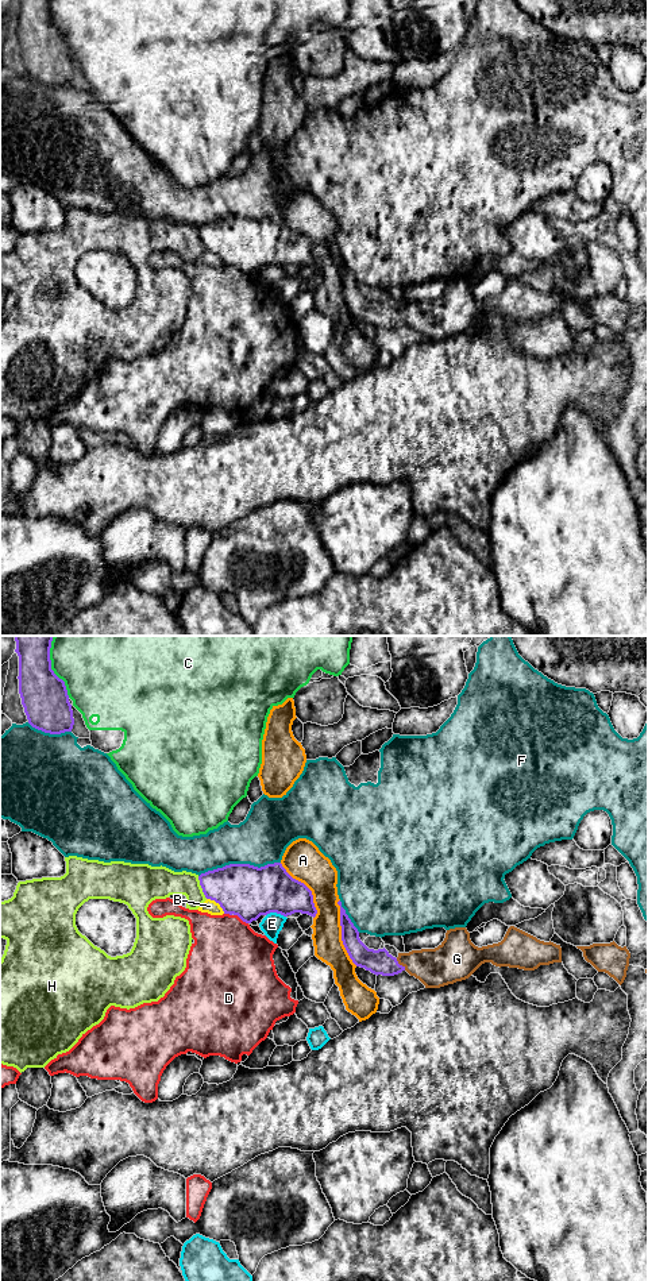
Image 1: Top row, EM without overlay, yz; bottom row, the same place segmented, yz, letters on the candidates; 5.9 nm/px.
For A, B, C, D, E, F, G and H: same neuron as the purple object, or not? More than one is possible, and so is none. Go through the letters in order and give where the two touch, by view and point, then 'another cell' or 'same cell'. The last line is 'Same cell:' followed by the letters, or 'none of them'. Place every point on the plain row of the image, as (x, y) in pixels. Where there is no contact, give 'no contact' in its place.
A: contact yz (342, 285); another cell
B: contact yz (218, 254); another cell
C: contact yz (53, 24); another cell
D: contact yz (240, 270); another cell
E: contact yz (276, 263); another cell
F: contact yz (239, 216); another cell
G: contact yz (398, 316); same cell
H: contact yz (201, 239); another cell
Same cell: G

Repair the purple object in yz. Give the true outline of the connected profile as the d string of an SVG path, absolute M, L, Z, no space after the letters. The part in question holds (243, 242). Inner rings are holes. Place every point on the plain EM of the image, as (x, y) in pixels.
M281 215L254 219L230 216L198 228L207 251L220 256L224 266L251 275L261 267L294 265L316 269L312 243L293 231Z

